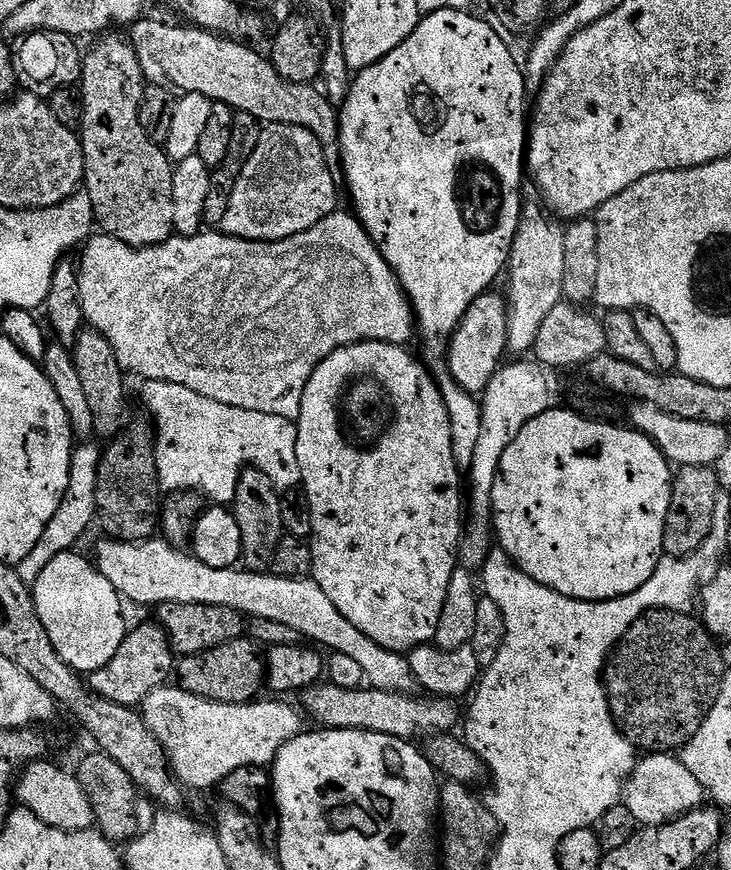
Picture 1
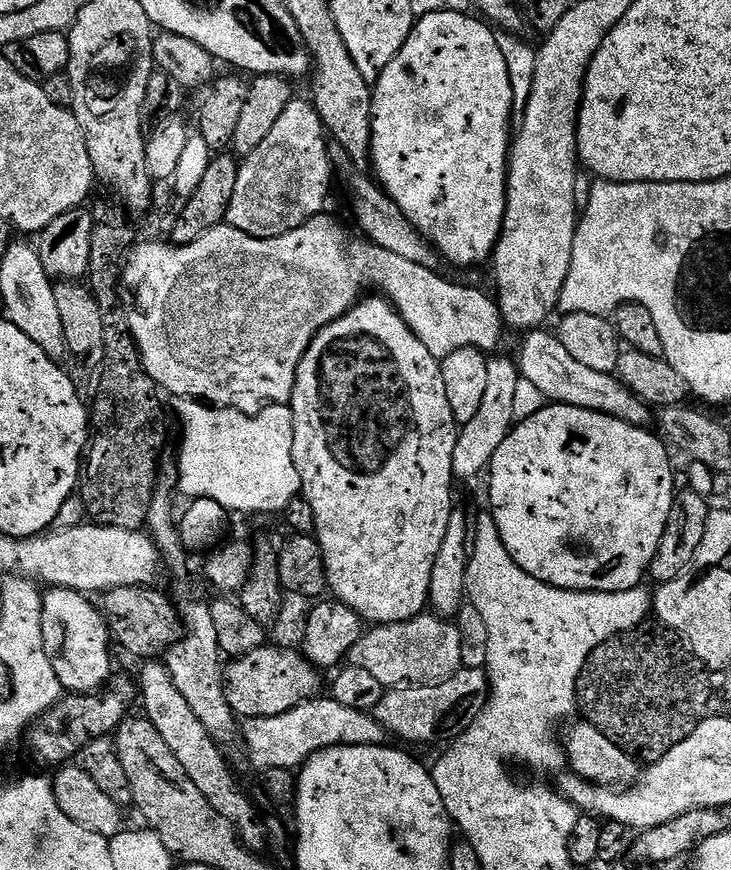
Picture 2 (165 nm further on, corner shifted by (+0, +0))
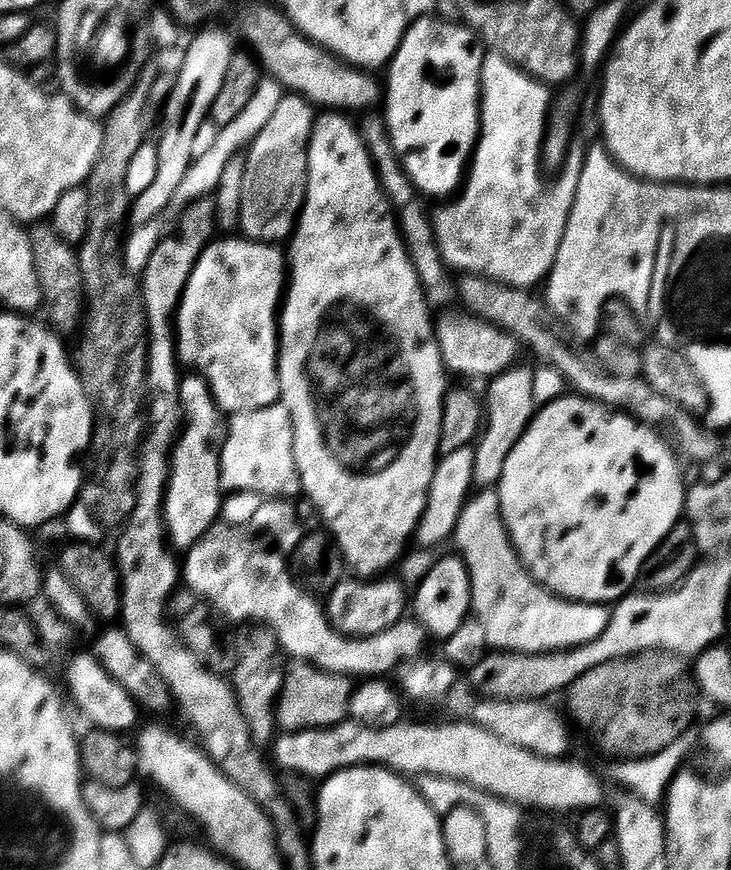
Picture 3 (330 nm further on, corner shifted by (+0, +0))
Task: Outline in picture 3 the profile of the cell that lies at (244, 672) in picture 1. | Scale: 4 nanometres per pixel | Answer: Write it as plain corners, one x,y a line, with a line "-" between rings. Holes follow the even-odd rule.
292,662
284,673
284,685
276,702
276,722
281,733
305,732
311,728
333,728
349,719
348,707
354,680
351,676
330,674
314,664

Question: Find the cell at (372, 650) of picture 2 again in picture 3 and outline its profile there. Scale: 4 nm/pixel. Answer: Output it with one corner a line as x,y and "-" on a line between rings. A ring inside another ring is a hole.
223,522
213,524
212,528
206,533
205,536
203,536
202,539
198,541
197,544
195,544
195,546
187,549
185,556
188,557
186,557
185,560
182,560
182,580
186,585
186,588
188,584
190,591
197,592
197,594
200,595
206,603
213,604
213,606
216,607
226,619
233,620
234,623
240,624
239,626
244,626
251,622
253,625
263,626
271,630
278,638
281,648
284,649
285,653
287,653
287,655
291,657
293,661
303,662
305,664
314,664
317,668
326,670
330,674
342,674
343,676
351,676
353,678
384,678
389,675
387,672
395,673
401,664
407,664
409,660
419,660
425,655
424,643
427,641
429,642
430,636
424,631
423,626
412,618
399,620
397,624
390,626
390,630
386,630
382,634
374,634
373,636
340,635
340,633
332,627
332,623
328,621
328,613
325,605
321,603
321,601
319,604
319,602
316,601
319,599
317,599
313,593
305,590
303,587
301,587
301,585
300,589
299,586
292,581
292,576
290,573
288,573
288,564
286,561
284,561
287,559
285,559
283,555
277,554
275,551
269,550
269,552
267,552
266,549
259,548
255,542
257,543
257,541
253,539
251,535
245,534
243,531
241,531
241,529
233,528
230,524
225,524

